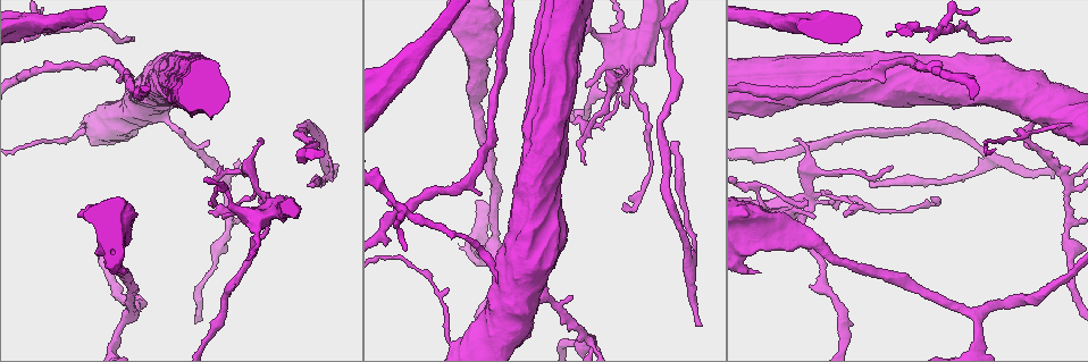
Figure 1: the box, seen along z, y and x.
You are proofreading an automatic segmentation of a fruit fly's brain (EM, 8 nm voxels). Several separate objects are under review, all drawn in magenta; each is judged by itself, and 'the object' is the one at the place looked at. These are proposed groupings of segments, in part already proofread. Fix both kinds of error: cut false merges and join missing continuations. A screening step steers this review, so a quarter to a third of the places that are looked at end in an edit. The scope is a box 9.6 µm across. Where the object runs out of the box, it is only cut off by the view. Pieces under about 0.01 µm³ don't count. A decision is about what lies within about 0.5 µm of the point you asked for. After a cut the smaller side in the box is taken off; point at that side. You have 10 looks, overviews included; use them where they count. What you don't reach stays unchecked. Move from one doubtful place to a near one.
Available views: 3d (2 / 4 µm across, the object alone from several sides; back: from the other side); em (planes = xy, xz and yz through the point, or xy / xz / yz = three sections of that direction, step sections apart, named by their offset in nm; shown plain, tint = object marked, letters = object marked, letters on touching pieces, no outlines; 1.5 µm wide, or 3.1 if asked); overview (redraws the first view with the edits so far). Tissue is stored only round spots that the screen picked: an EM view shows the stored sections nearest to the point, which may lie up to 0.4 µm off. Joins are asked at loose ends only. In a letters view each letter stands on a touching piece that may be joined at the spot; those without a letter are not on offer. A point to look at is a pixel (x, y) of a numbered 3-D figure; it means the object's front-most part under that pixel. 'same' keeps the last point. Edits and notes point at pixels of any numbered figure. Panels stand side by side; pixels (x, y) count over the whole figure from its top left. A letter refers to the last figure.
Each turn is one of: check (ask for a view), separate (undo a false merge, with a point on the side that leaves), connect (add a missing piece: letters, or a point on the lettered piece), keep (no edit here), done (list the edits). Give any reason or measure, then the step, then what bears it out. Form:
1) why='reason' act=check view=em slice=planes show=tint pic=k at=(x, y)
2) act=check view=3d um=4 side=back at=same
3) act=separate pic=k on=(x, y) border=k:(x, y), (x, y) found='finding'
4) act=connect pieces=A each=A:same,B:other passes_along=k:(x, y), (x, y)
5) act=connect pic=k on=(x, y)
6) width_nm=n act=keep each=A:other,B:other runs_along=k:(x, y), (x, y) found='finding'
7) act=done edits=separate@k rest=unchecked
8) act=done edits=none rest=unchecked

act=check view=em slice=planes show=letters pic=1 at=(627, 79)

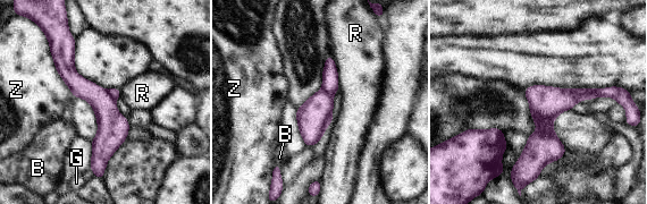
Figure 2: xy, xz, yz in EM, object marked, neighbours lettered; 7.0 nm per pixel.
width_nm=180 act=separate pic=2 on=(545, 102) each=B:other,G:other,R:other,Z:other part_leaving=2:(70, 40), (67, 71), (104, 109), (100, 170) found='two neurons meet here'

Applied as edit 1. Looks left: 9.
why='branch stops here' act=check view=em slice=yz step=4 show=letters pic=1 at=(122, 272)

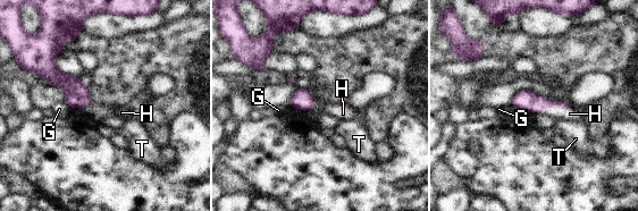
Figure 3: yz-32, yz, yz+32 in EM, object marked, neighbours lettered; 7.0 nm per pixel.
why='cut it another way' act=check view=em slice=planes show=letters at=same

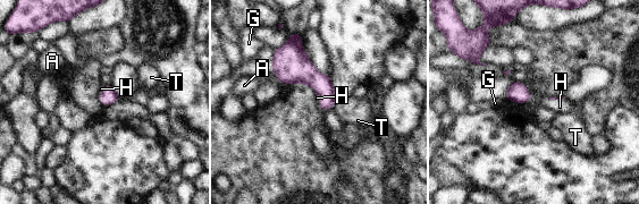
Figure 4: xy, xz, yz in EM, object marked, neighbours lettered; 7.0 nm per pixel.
act=connect pieces=H each=A:other,G:other,H:same,T:other passes_along=4:(518, 92), (528, 92), (560, 107) found='the neuron continues'

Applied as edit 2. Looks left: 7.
why='redraw' act=check view=overview

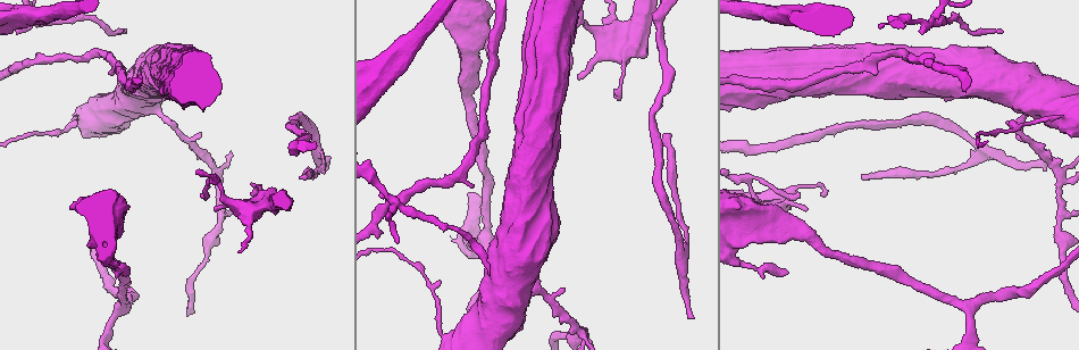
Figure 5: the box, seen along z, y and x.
why='calibre changes' act=check view=3d um=4 pic=5 at=(1065, 118)

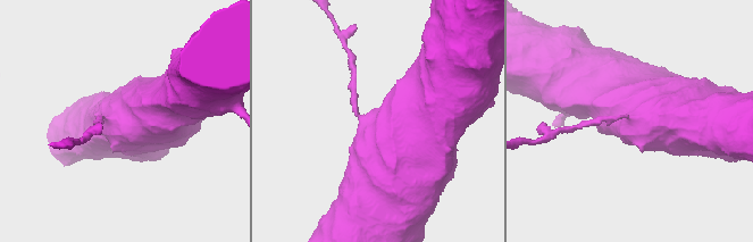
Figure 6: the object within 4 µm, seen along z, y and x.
act=check view=em slice=xy step=8 show=tint pic=6 at=(110, 117)

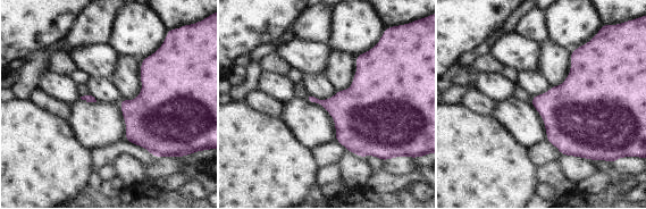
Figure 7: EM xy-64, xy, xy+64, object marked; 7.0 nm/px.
act=check view=em slice=planes show=letters at=same

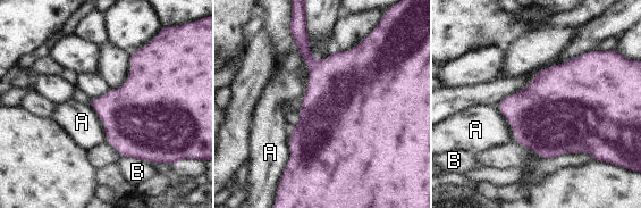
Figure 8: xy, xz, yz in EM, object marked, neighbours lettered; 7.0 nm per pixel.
act=keep each=A:other,B:other border=8:(292, 130), (291, 157), (284, 172) found='all the same neuron'

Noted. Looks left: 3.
why='free end' act=check view=3d um=4 pic=5 at=(693, 316)

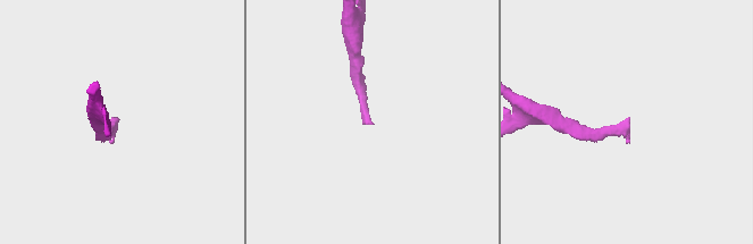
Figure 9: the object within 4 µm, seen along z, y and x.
act=check view=em slice=planes show=letters pic=9 at=(118, 121)

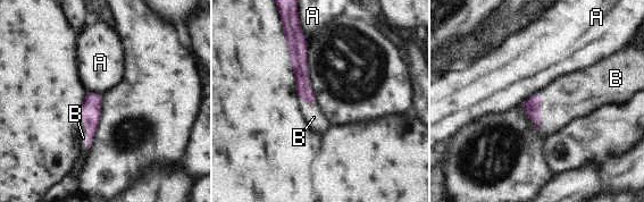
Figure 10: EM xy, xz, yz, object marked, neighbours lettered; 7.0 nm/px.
act=connect pieces=B each=A:other,B:same passes_along=10:(532, 107), (540, 111), (571, 97) found='the neuron continues'

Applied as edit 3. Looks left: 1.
act=done edits=separate@2,connect@4,connect@10 rest=unchecked

